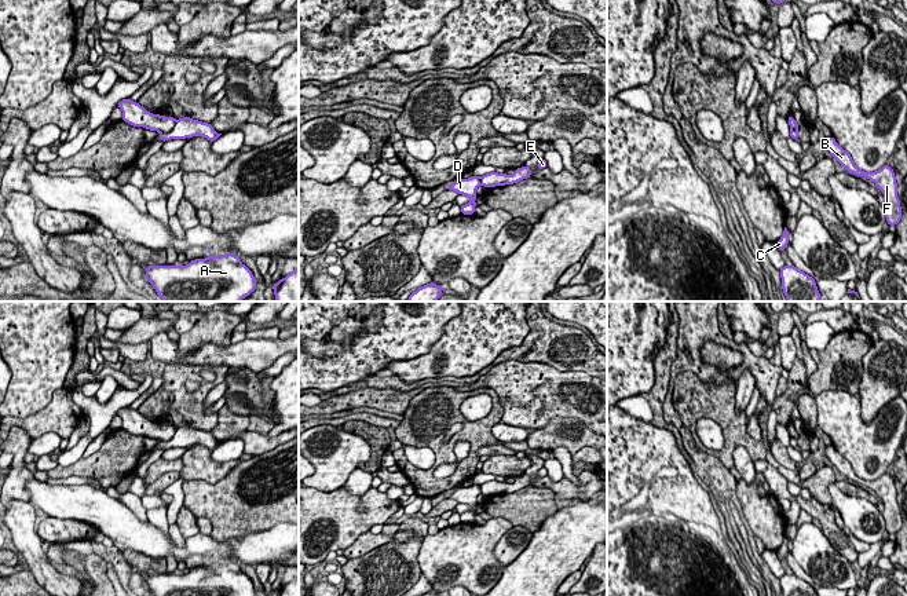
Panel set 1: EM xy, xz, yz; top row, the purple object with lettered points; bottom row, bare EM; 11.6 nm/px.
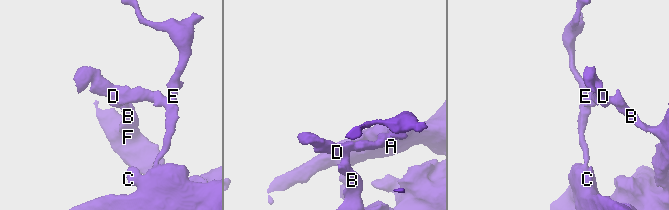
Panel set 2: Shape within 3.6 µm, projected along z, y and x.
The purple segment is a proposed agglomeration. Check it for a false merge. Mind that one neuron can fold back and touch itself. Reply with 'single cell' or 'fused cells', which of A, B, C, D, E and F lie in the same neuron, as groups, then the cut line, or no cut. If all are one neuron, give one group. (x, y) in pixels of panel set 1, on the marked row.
fused cells | A C E / B D F | xy (176, 120), (169, 131), (160, 134)

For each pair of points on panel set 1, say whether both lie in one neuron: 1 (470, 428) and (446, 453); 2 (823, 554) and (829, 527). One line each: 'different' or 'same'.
1: same
2: different

